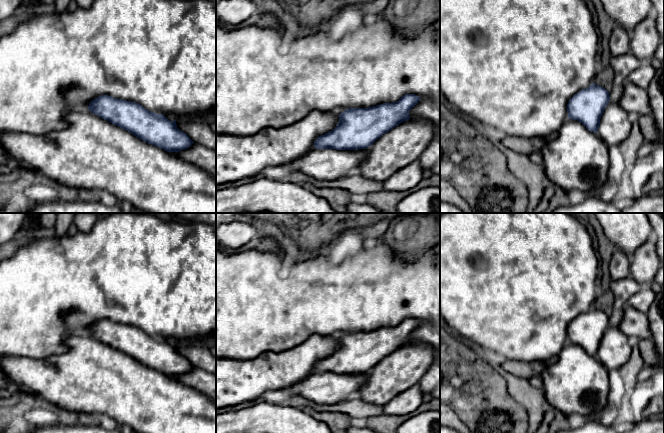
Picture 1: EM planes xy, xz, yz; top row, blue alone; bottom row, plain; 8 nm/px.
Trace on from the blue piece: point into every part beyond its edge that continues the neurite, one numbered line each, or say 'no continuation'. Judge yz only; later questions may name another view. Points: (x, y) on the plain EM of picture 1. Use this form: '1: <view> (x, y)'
no continuation

